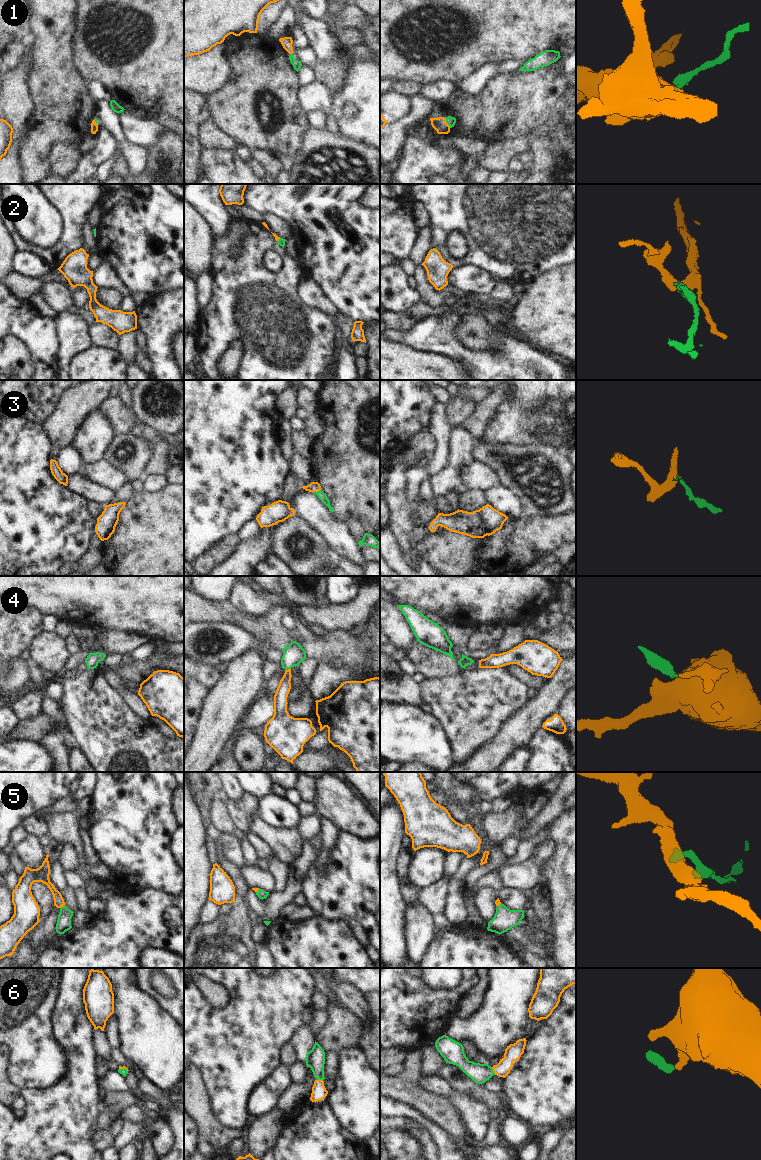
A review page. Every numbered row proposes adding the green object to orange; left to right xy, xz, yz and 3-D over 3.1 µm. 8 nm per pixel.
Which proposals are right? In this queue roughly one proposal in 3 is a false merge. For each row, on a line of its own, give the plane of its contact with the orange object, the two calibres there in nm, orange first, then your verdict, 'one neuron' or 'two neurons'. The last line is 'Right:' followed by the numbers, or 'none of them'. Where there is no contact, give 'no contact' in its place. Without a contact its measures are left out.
1: contact in yz; calibres 110 and 70 nm; one neuron
2: contact in xz; calibres 30 and 60 nm; one neuron
3: contact in xz; calibres 80 and 70 nm; one neuron
4: contact in xz; calibres 110 and 170 nm; one neuron
5: contact in xy; calibres 140 and 110 nm; one neuron
6: contact in yz; calibres 140 and 160 nm; one neuron
Right: 1, 2, 3, 4, 5, 6

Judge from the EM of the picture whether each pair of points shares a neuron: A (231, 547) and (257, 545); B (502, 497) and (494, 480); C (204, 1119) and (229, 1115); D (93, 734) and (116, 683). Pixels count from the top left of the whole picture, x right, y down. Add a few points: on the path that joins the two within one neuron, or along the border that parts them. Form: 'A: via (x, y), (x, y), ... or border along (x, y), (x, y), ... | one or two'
A: border along (242, 541), (237, 549), (222, 563) | two
B: border along (501, 484), (484, 490) | two
C: border along (208, 1095), (212, 1114), (222, 1124), (235, 1129) | two
D: border along (101, 672), (105, 681), (127, 707) | two

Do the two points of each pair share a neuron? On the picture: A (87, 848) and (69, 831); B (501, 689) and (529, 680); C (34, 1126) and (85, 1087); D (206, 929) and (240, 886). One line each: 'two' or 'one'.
A: two
B: two
C: one
D: one

